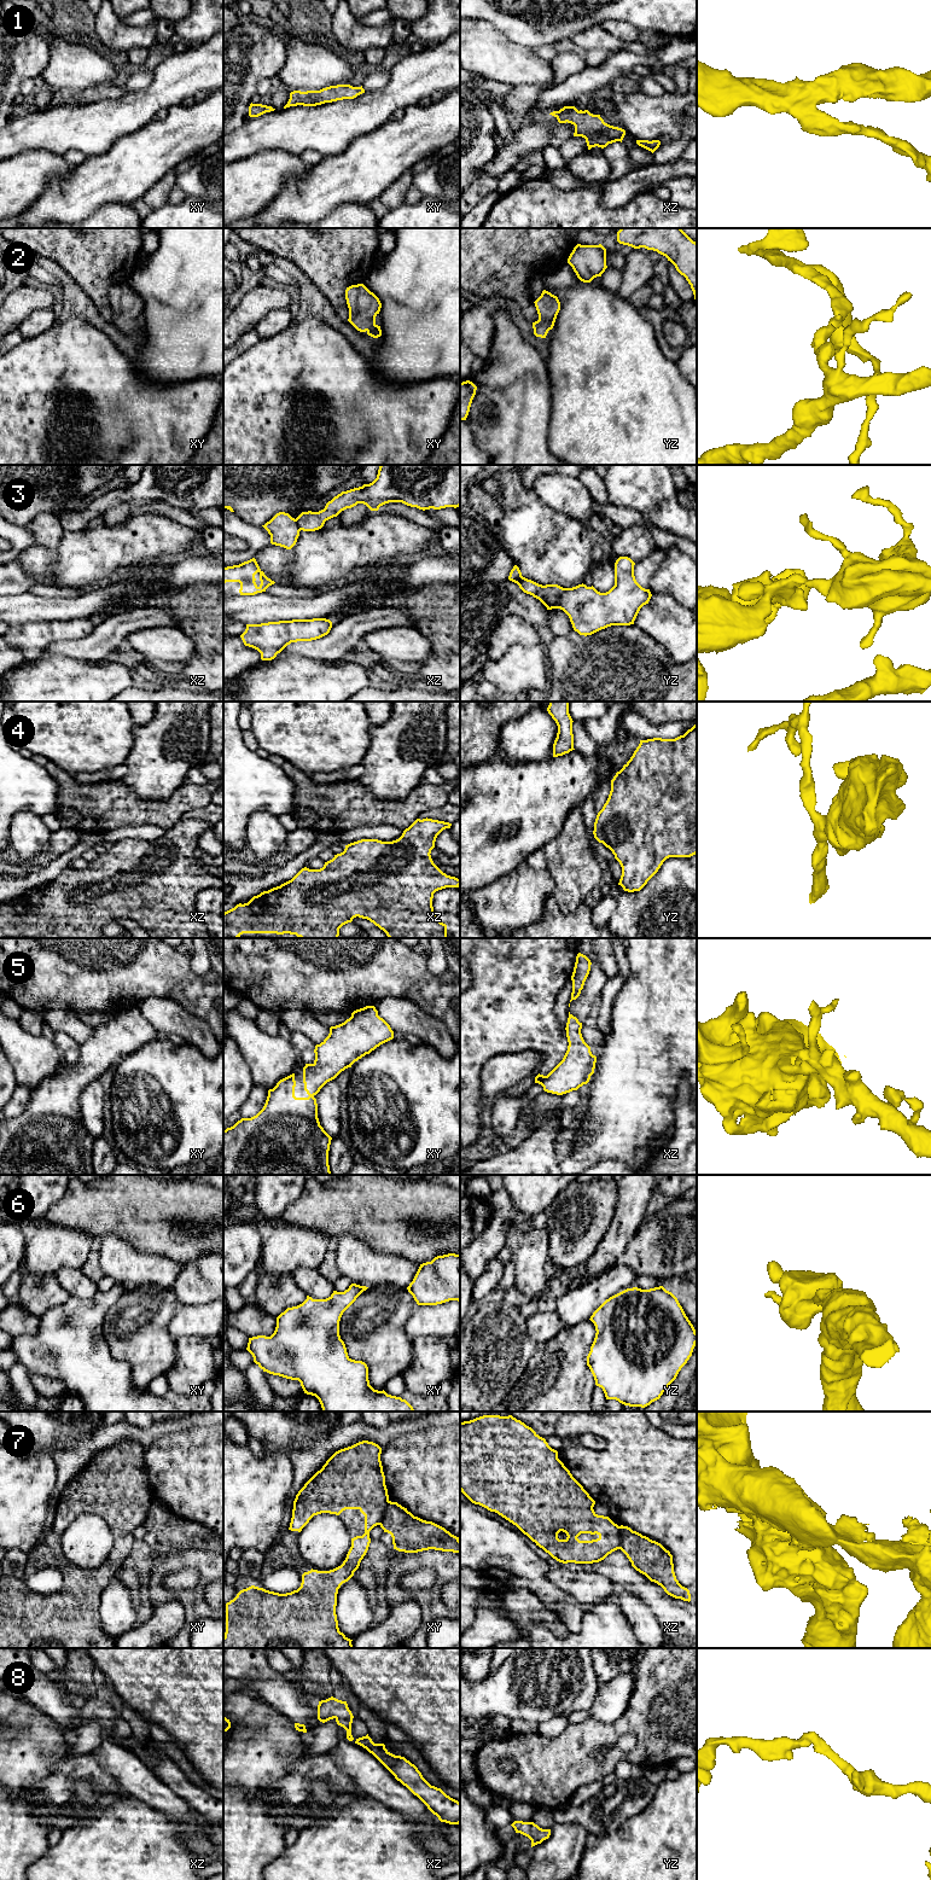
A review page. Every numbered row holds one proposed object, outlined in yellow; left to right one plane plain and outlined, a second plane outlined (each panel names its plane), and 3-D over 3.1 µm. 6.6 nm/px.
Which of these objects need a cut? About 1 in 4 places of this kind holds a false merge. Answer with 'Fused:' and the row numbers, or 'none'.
Fused: 3, 7

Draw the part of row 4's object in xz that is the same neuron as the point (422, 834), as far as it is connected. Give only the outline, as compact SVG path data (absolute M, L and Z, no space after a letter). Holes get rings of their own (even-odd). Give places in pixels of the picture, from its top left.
M417 819L408 828L406 828L402 836L392 842L382 842L378 839L361 839L345 845L343 852L334 855L334 857L325 862L320 869L302 868L291 880L273 887L268 891L263 891L257 896L254 896L248 903L239 903L234 908L223 913L223 938L239 938L243 933L277 933L277 935L296 935L299 938L338 938L339 929L351 922L354 918L359 916L367 919L383 930L389 938L448 938L447 925L441 922L434 912L432 898L434 894L446 887L459 887L460 879L447 875L443 873L432 861L431 850L435 848L437 836L446 828L450 828L452 823L432 820L432 819Z

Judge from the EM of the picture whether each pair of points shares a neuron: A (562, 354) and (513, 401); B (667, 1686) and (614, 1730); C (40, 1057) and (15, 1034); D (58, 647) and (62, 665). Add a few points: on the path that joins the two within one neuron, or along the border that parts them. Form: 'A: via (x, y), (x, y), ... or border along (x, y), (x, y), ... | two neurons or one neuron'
A: border along (546, 360), (552, 396) | two neurons
B: via (653, 1698), (627, 1724) | one neuron
C: via (34, 1053), (21, 1040) | one neuron
D: border along (40, 656), (69, 656), (87, 661) | two neurons

